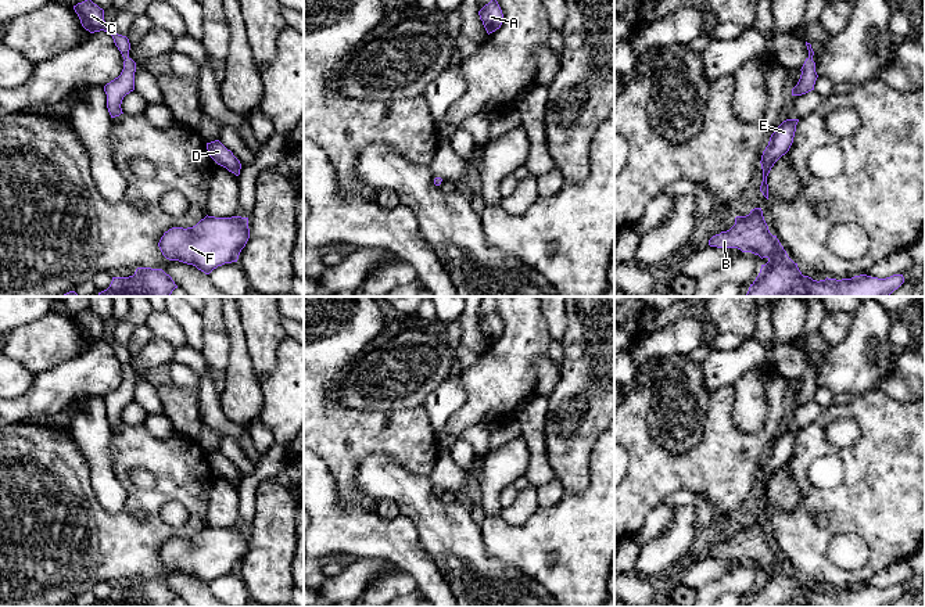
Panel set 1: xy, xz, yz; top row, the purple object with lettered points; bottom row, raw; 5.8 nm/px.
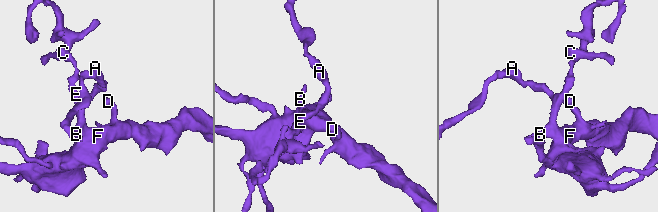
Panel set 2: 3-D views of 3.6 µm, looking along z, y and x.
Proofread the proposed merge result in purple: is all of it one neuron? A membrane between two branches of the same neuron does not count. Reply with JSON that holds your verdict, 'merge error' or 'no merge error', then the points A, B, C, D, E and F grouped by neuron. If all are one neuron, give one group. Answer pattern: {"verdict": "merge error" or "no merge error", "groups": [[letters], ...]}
{"verdict": "no merge error", "groups": [["A", "B", "C", "D", "E", "F"]]}

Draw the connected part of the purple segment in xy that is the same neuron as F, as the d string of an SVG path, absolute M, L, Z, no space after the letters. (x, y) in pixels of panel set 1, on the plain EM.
M207 525L193 538L169 539L158 557L166 570L193 575L209 585L218 577L237 572L248 549L248 528Z

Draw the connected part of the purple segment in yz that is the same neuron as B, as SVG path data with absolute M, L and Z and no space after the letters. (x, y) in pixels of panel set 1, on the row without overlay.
M761 518L752 520L746 527L736 527L735 535L713 546L709 556L738 558L768 570L761 575L746 607L889 607L904 593L903 585L886 589L860 585L842 590L827 588L820 592L803 586L777 546L770 543Z

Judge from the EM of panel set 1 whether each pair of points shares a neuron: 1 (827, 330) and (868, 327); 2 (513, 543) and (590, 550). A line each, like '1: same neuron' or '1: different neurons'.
1: different neurons
2: same neuron

